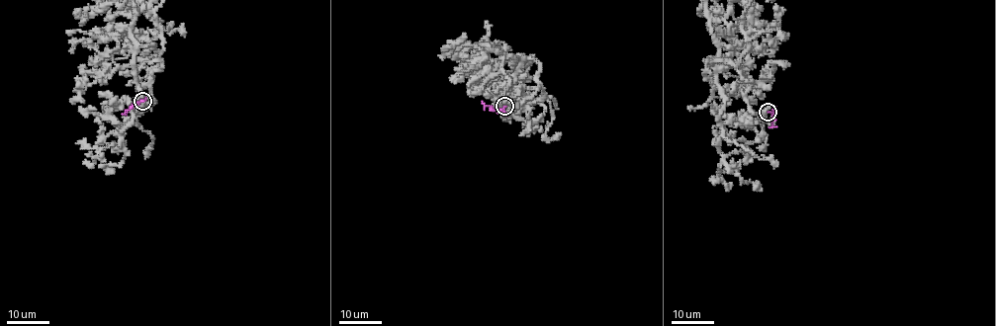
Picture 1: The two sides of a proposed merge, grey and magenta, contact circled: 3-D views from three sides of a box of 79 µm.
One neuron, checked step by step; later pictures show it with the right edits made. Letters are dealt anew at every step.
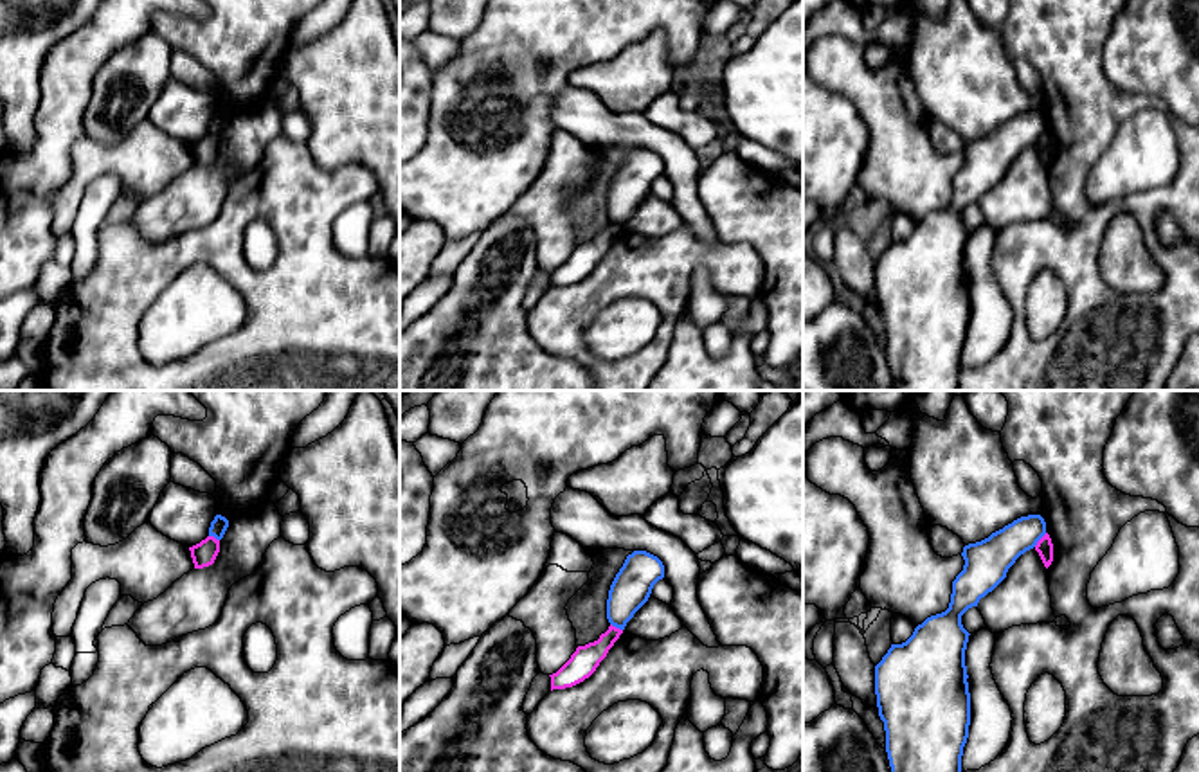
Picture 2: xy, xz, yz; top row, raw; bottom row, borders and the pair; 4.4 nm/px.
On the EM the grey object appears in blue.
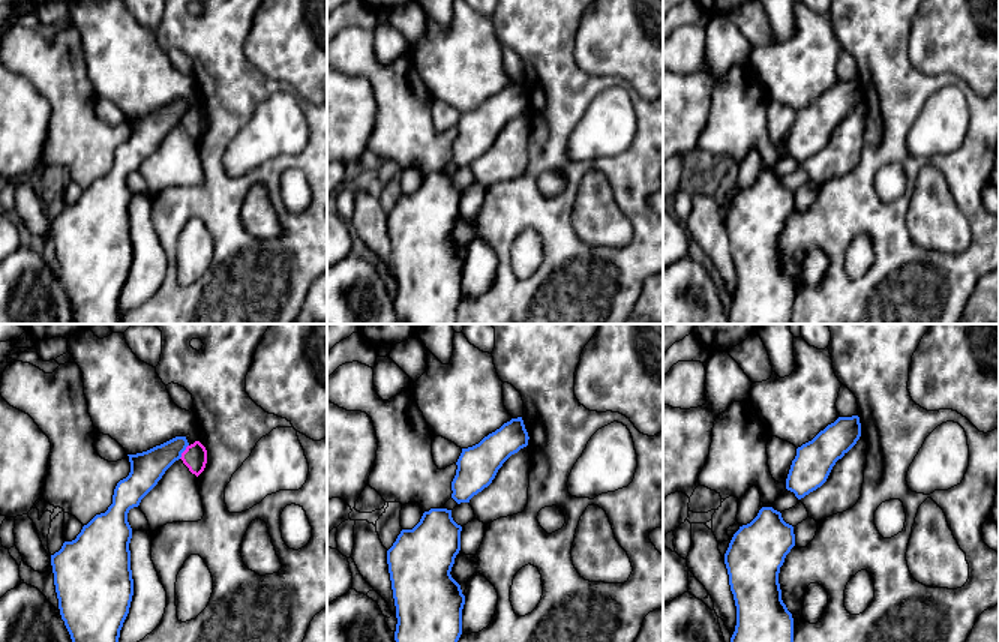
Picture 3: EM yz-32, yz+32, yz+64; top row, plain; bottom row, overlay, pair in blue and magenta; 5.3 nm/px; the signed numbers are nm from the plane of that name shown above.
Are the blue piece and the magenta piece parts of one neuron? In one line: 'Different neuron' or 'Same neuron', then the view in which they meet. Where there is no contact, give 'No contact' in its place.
Different neuron. Touches blue in yz

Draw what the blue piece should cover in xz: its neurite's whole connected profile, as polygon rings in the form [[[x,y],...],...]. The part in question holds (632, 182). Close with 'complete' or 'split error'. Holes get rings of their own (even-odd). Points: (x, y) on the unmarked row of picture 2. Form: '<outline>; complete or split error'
[[[646,148],[628,151],[609,187],[609,220],[625,227],[634,211],[648,198],[654,182],[663,175],[664,162],[657,153]]]; complete

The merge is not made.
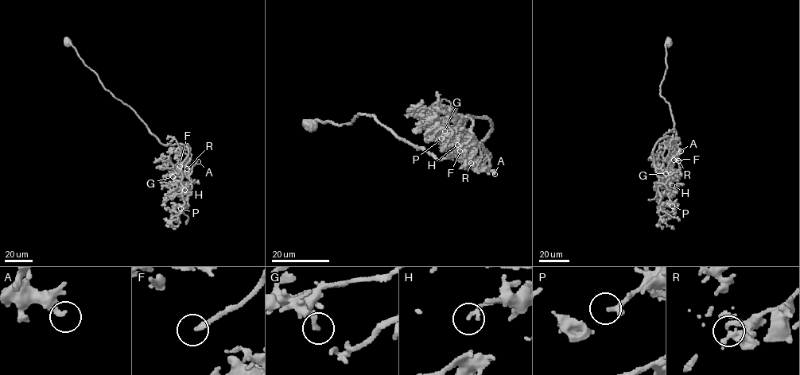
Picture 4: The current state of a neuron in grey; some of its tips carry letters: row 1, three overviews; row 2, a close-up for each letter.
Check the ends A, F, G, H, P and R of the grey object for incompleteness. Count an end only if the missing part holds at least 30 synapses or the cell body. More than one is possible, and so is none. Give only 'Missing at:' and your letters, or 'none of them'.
Missing at: F

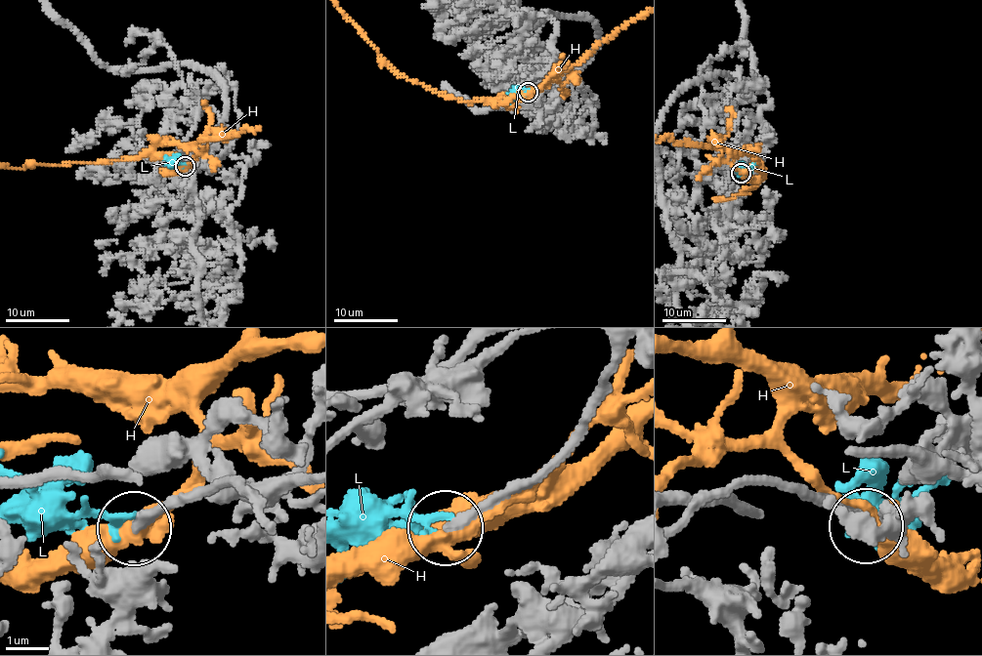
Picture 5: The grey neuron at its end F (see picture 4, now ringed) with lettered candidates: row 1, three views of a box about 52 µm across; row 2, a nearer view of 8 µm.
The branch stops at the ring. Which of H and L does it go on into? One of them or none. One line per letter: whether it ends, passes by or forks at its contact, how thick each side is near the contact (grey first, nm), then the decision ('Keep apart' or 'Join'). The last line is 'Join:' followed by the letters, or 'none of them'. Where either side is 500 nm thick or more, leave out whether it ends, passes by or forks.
H: It passes by. Thickness 320 nm (grey) against 280 nm. Keep apart
L: It forks there. Thickness 240 nm (grey) against 100 nm. Keep apart
Join: none of them

